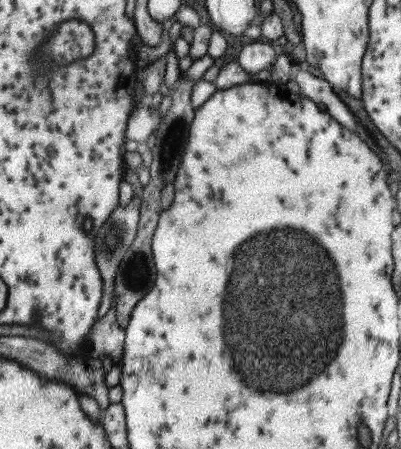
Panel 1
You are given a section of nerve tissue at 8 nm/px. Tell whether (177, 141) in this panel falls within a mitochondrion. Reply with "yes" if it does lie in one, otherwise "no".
yes

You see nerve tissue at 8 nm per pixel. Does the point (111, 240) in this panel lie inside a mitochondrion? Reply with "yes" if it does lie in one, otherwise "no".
yes

